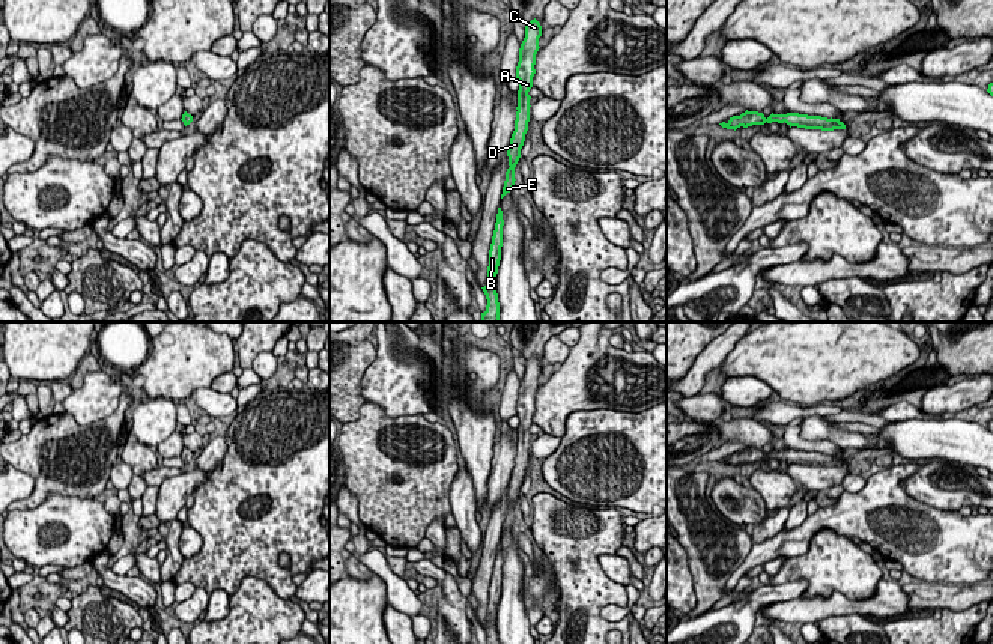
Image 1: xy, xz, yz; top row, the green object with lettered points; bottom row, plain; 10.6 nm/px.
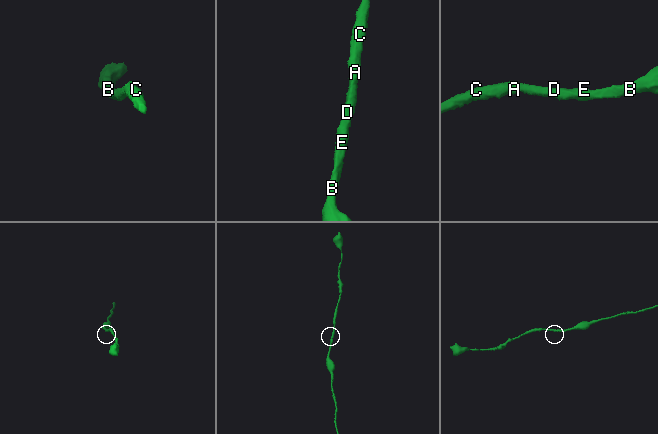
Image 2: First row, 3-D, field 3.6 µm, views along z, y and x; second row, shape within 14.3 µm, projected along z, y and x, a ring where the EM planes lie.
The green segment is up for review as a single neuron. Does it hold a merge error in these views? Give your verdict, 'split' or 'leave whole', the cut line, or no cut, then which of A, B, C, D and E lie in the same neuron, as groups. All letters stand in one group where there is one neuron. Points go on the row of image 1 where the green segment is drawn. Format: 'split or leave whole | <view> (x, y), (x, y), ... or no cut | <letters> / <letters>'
leave whole | no cut | A B C D E

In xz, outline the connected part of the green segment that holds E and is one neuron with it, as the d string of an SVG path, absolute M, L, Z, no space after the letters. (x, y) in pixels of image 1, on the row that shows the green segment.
M534 18L525 26L525 38L519 48L519 62L516 66L516 78L519 80L518 90L518 107L516 107L516 120L515 131L510 138L510 144L507 149L509 156L509 169L506 172L506 181L503 187L501 199L510 193L515 187L515 167L521 158L521 149L525 141L525 134L528 131L530 122L530 89L533 87L533 77L536 74L536 54L539 51L539 38L542 36L542 26Z

